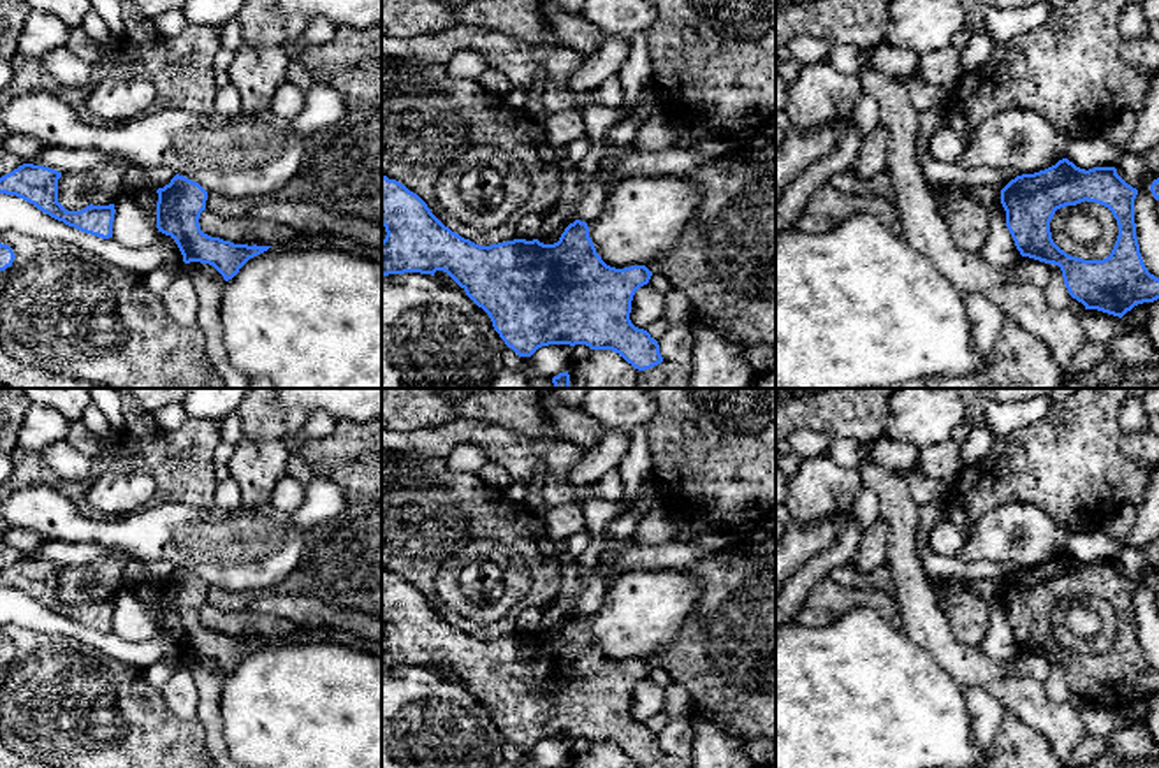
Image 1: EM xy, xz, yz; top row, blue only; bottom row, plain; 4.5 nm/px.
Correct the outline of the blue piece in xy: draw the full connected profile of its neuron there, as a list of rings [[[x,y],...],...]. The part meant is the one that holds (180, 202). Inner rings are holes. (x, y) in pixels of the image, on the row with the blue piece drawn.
[[[176,174],[157,193],[157,228],[176,241],[185,264],[209,264],[229,281],[250,258],[271,248],[234,244],[204,234],[199,218],[206,209],[208,192],[185,176]]]

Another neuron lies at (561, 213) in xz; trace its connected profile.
[[[556,148],[556,158],[563,170],[561,193],[558,202],[545,213],[538,241],[554,244],[565,228],[577,220],[577,202],[580,199],[580,185],[577,181],[577,165],[570,162],[566,148]]]

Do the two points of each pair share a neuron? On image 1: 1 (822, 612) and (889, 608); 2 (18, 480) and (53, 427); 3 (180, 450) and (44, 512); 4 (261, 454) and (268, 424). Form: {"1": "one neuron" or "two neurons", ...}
{"1": "one neuron", "2": "two neurons", "3": "two neurons", "4": "two neurons"}

